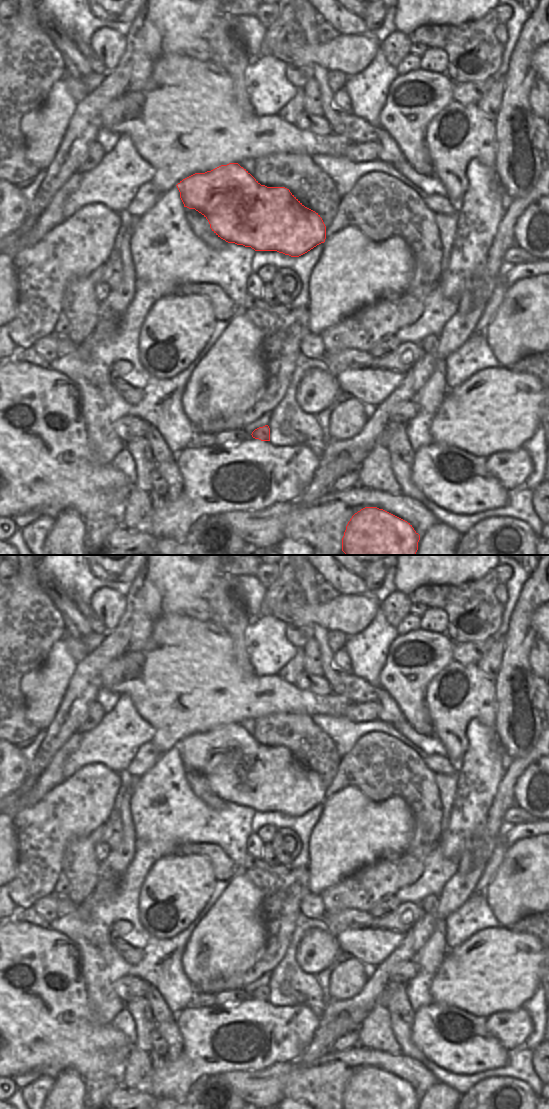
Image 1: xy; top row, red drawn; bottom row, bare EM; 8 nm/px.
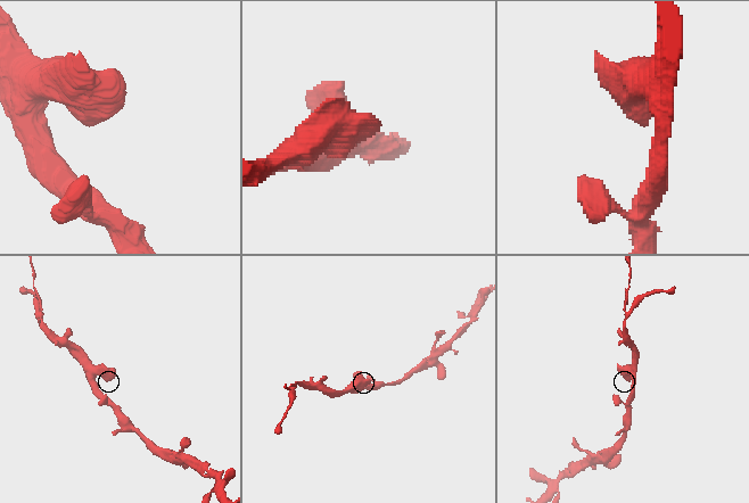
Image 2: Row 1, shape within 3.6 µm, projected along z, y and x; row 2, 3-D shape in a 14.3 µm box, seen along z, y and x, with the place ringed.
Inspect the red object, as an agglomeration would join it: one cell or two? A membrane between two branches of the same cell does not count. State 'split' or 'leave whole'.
leave whole

